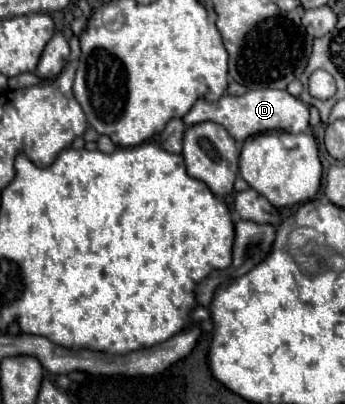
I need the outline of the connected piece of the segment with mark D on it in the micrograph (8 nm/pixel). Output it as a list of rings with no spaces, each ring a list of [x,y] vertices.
[[[253,89],[253,91],[247,91],[241,97],[223,95],[215,103],[199,99],[191,107],[191,111],[183,117],[183,123],[187,127],[191,127],[191,125],[197,125],[197,123],[203,123],[203,121],[213,121],[213,123],[223,125],[235,141],[243,143],[247,137],[263,133],[263,131],[287,131],[287,133],[307,131],[307,127],[309,127],[309,109],[297,97],[289,95],[287,91]]]

